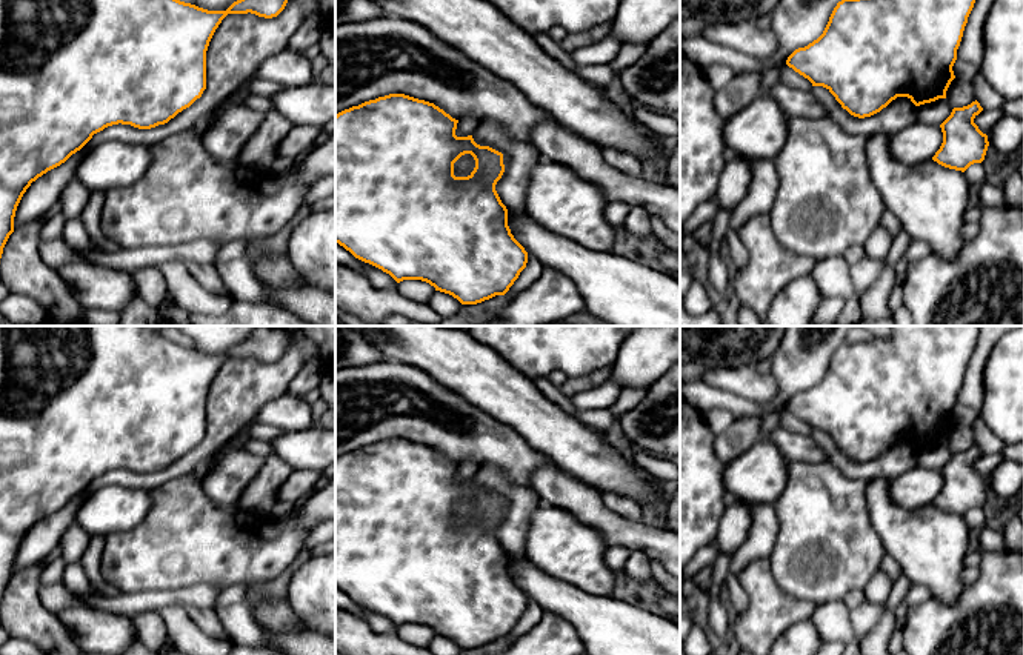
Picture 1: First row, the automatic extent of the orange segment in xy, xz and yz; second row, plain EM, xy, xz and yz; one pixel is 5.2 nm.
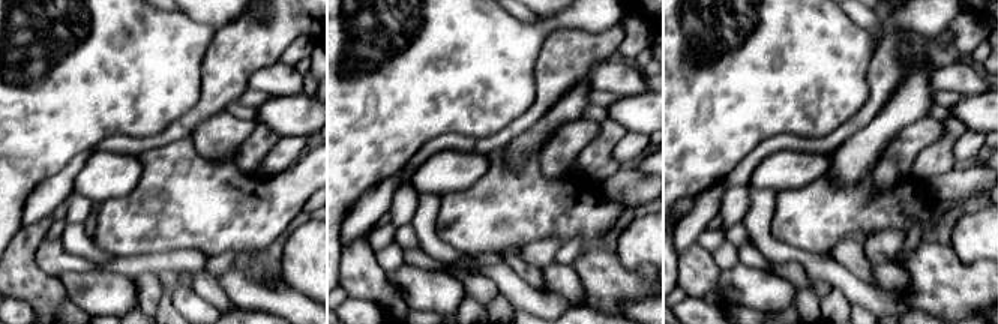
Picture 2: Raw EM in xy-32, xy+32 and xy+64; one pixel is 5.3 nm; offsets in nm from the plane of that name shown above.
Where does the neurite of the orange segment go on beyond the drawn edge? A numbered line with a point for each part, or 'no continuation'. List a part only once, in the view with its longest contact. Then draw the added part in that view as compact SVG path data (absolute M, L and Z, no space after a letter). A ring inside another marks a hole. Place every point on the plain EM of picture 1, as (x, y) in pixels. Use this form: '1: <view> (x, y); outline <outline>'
no continuation

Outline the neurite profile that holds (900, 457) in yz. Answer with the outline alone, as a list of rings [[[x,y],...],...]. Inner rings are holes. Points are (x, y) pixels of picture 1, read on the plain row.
[[[812,431],[811,437],[823,449],[832,466],[835,466],[848,478],[860,480],[863,483],[872,480],[892,481],[917,466],[917,451],[908,441],[897,441],[880,457],[858,463],[843,454],[829,434],[823,431]]]

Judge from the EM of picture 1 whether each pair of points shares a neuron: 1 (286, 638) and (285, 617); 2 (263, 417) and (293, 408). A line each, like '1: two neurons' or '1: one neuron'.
1: two neurons
2: one neuron

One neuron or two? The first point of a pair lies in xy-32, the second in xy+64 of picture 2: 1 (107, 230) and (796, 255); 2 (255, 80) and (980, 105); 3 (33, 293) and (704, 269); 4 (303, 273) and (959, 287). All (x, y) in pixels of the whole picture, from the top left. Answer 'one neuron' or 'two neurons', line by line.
1: two neurons
2: two neurons
3: one neuron
4: two neurons

